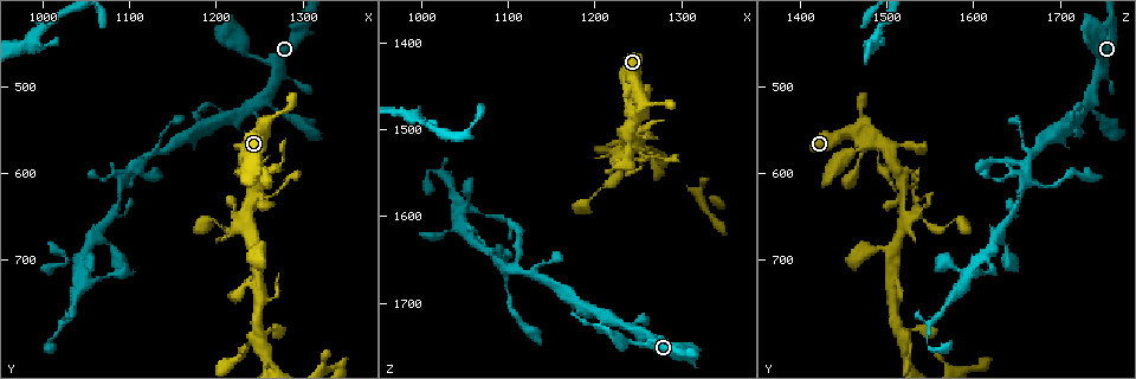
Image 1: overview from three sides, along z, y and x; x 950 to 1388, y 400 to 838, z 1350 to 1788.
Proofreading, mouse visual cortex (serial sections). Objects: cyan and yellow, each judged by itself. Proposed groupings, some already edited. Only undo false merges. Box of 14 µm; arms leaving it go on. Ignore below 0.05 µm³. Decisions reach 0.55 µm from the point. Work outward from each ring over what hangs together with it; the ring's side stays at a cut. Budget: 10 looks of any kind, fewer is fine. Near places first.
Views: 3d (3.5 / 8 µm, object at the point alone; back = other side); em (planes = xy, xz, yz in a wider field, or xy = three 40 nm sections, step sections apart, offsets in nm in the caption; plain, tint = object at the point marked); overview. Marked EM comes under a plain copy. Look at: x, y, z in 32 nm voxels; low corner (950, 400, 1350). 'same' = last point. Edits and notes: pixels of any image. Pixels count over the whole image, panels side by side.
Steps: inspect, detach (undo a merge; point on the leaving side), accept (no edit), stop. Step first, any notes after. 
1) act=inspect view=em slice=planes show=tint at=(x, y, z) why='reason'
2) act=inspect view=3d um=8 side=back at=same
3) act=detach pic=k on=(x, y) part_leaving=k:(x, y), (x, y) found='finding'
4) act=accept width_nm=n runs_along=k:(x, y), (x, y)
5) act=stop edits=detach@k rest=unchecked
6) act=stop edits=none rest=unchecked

act=inspect view=3d um=3.5 side=back at=(1235, 460, 1745)

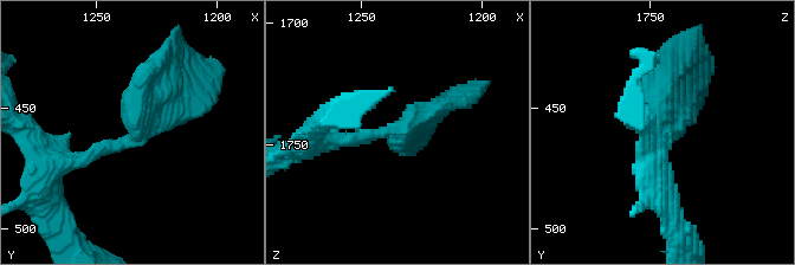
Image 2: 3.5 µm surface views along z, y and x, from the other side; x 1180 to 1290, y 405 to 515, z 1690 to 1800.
act=inspect view=em slice=planes show=tint at=(1234, 460, 1745) arms=3 arm_widths_nm=200,250,350

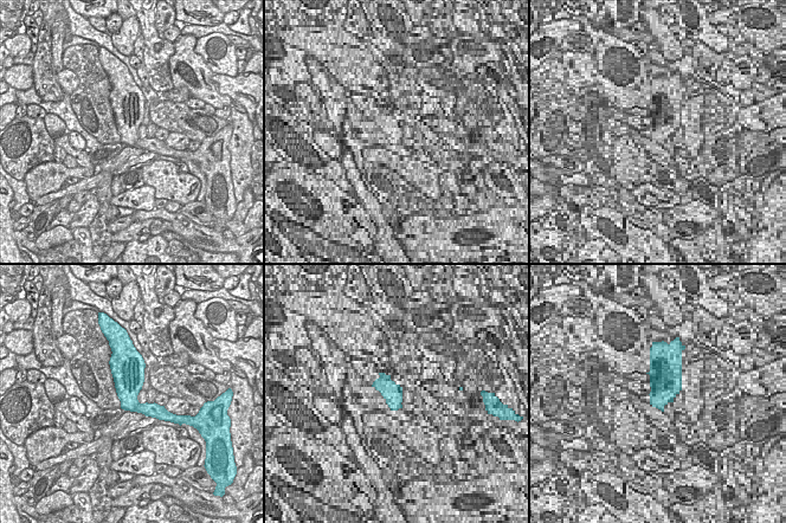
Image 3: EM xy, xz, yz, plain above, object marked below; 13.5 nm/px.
act=accept runs_along=2:(69, 160), (130, 141), (167, 62) found='continuous, no second cell'

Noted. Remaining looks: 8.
act=inspect view=3d um=8 at=(1100, 605, 1665) why='four or more arms meet'

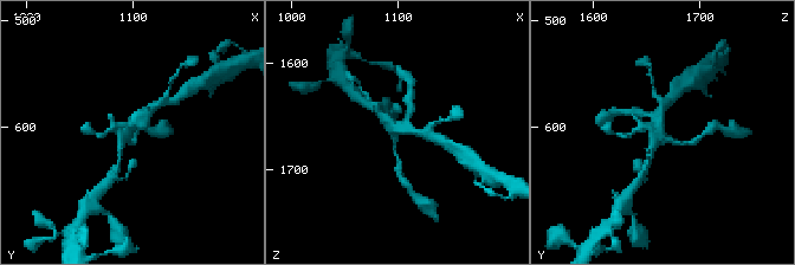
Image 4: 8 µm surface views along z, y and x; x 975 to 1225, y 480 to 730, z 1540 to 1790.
act=inspect view=em slice=xy step=2 show=tint at=(1096, 602, 1662) arms=4 arm_widths_nm=150,150,200,250

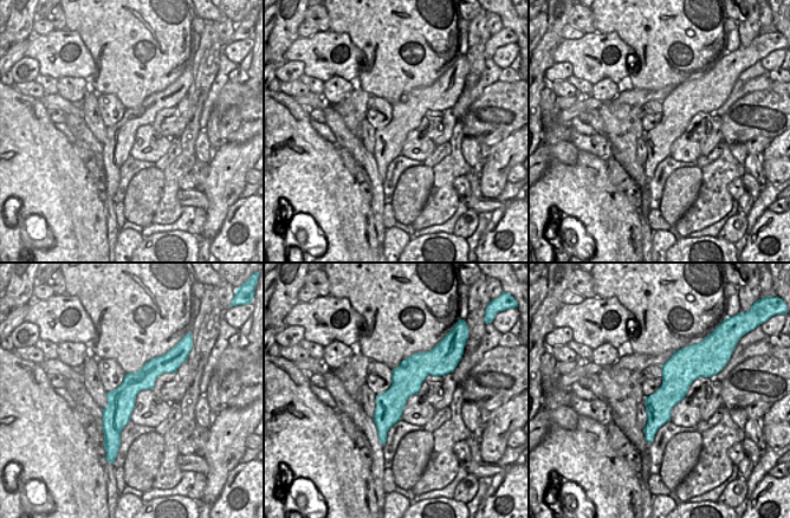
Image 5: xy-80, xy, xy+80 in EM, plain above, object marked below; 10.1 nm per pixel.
act=accept runs_along=5:(164, 357), (121, 401), (114, 442) found='continuous, no second cell'

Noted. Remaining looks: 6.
act=inspect view=3d um=3.5 at=(1235, 650, 1520) why='a narrow waist'

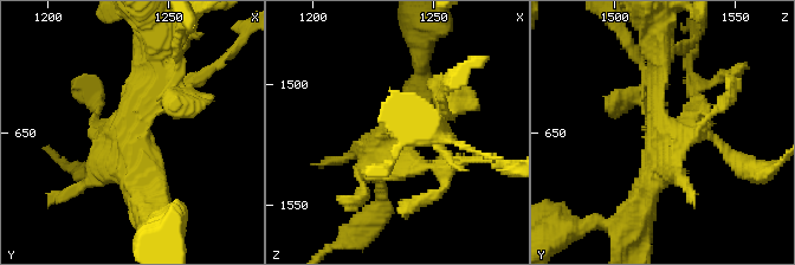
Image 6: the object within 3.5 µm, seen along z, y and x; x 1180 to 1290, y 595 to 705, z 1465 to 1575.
act=inspect view=em slice=xy step=1 show=tint at=(1234, 649, 1520)

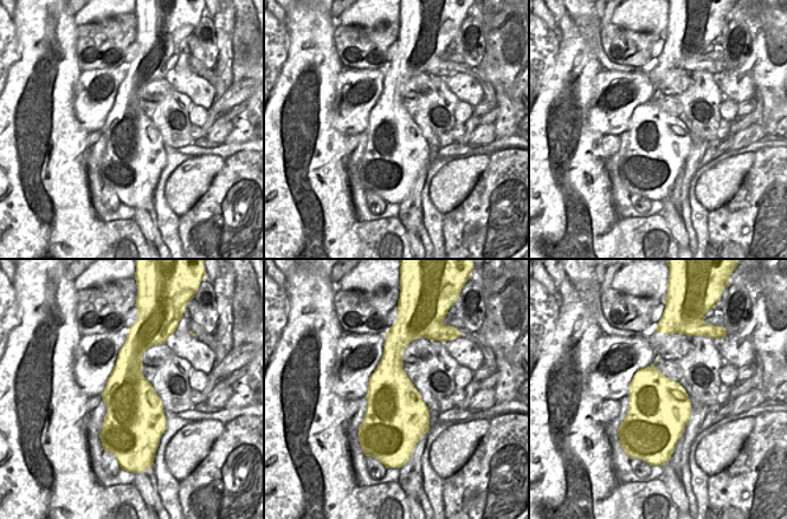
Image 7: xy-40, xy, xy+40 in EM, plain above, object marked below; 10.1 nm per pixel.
act=accept width_nm=600 runs_along=6:(160, 63), (130, 102), (144, 204) found='continuous, no second cell'

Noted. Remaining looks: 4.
act=inspect view=3d um=3.5 at=(1010, 795, 1550) why='abrupt turn'

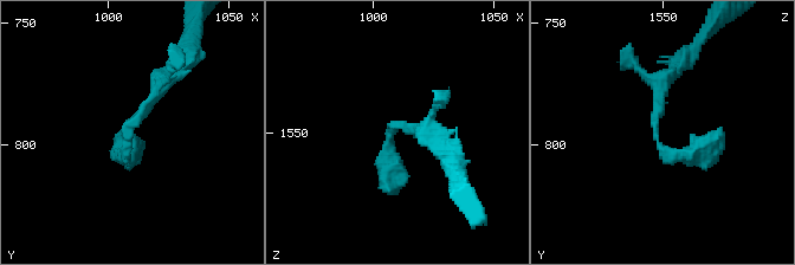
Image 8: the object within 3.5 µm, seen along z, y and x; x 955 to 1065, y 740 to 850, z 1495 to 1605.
act=inspect view=em slice=xy step=1 show=tint at=(1009, 798, 1549)

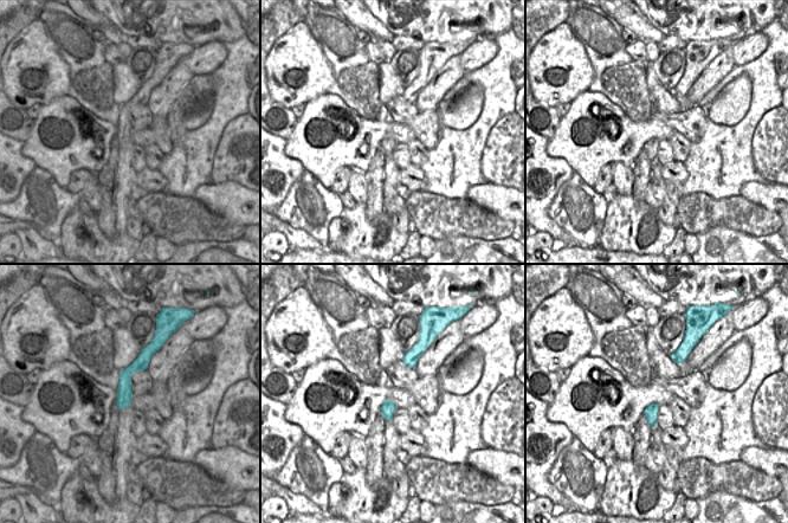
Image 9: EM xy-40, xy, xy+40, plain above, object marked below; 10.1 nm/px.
act=accept runs_along=8:(170, 75), (127, 125), (127, 154), (123, 133) found='one cell here'

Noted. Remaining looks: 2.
act=stop edits=none rest=unchecked

